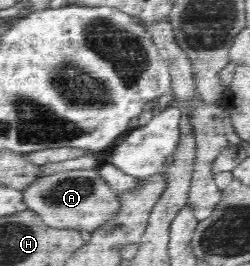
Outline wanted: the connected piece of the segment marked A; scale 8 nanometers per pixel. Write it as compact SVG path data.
M96 168L60 171L41 176L24 189L23 202L26 203L28 210L39 215L49 227L90 233L103 227L105 221L115 217L115 213L121 209L118 192L109 187Z

